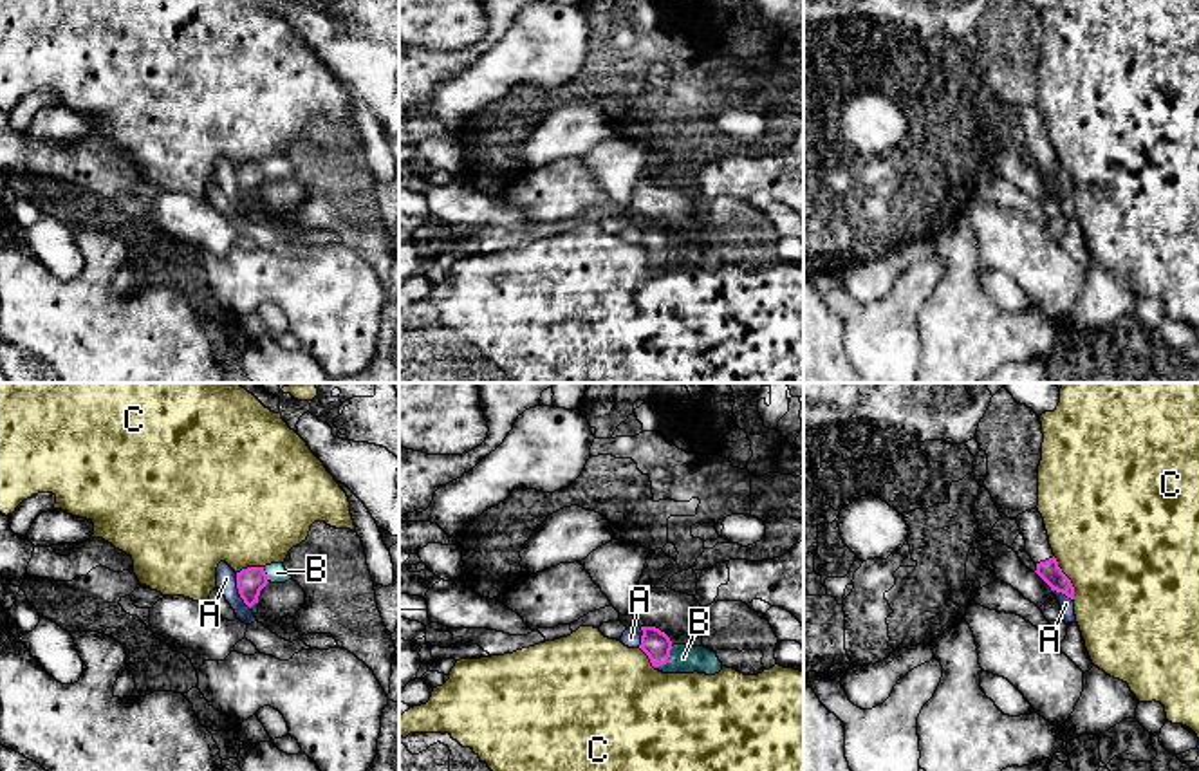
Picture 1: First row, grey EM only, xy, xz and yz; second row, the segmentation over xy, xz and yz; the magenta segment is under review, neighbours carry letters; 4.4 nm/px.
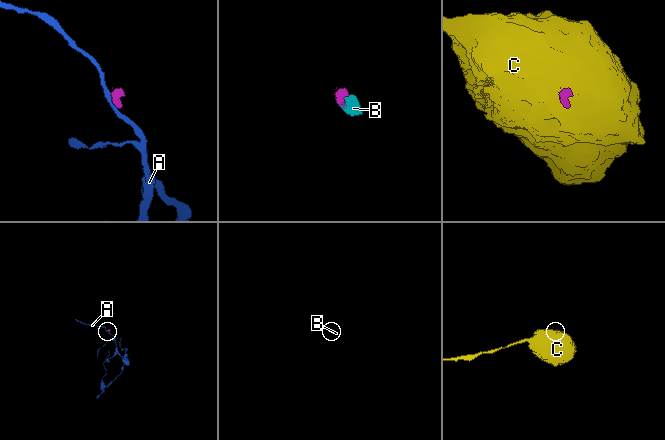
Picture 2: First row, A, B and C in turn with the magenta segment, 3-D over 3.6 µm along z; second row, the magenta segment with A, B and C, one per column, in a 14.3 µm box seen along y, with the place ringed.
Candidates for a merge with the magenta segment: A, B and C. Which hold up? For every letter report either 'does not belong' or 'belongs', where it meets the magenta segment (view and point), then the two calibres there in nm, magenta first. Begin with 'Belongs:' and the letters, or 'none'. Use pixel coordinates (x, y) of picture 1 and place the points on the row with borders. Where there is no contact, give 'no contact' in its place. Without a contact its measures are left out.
Belongs: B
A: does not belong | xy (239, 591) | 120/100 nm
B: belongs | xz (667, 661) | 120/130 nm
C: does not belong | yz (1068, 578) | 90/500 nm

